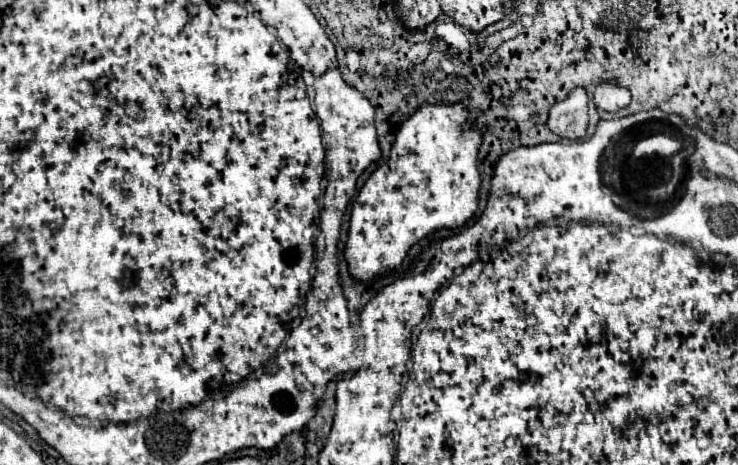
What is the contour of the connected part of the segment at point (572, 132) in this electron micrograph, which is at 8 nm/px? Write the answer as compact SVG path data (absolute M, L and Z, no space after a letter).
M576 88L566 100L552 106L548 126L554 134L566 140L580 140L588 128L588 94L584 88Z

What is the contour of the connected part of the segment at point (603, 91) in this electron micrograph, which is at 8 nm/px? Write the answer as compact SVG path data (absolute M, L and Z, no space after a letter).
M600 84L594 92L594 102L600 110L606 112L618 112L620 108L626 108L630 104L630 92L626 88Z

